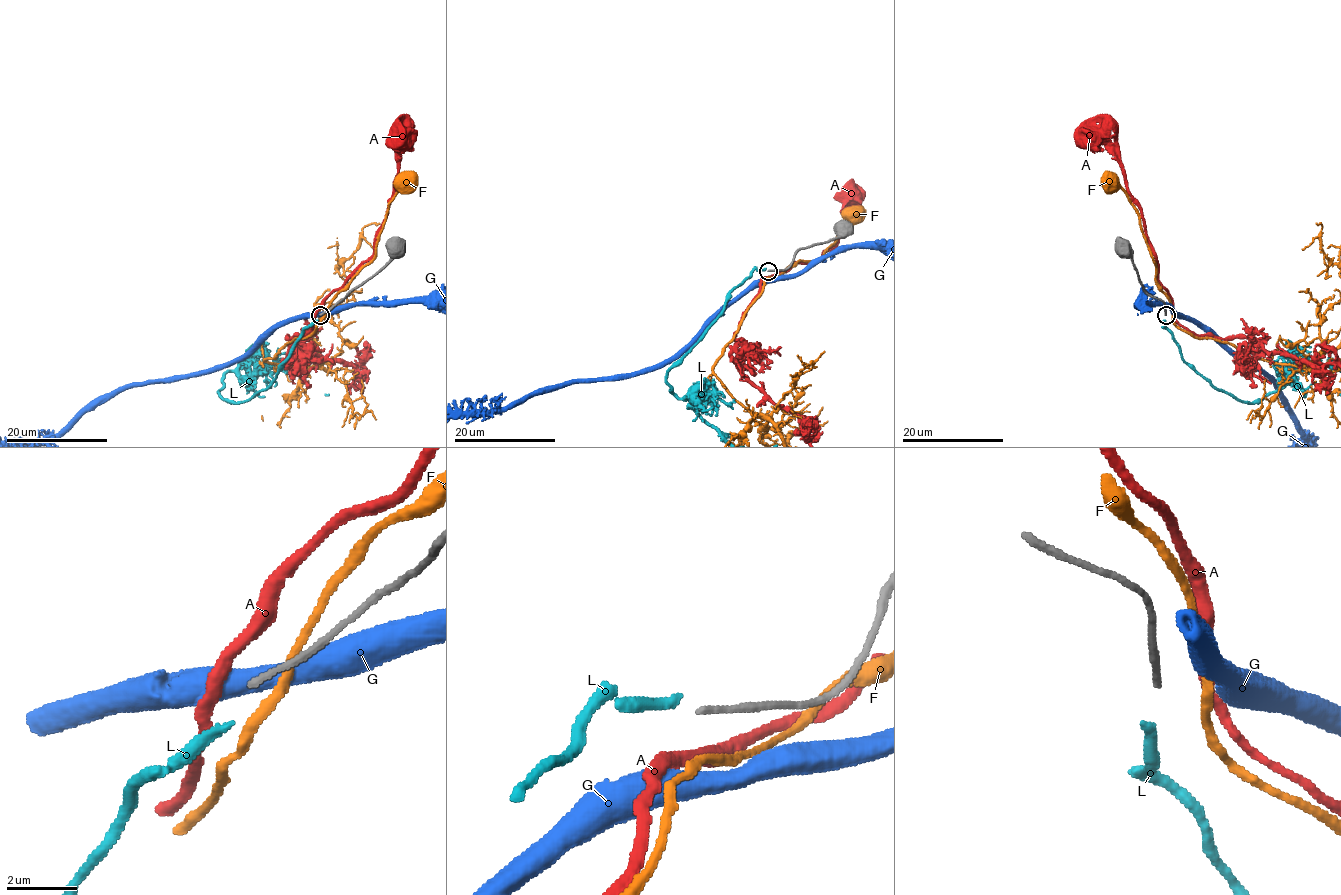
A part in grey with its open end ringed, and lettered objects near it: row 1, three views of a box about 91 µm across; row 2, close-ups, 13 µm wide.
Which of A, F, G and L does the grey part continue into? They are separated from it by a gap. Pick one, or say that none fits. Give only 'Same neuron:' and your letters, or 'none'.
Same neuron: none

